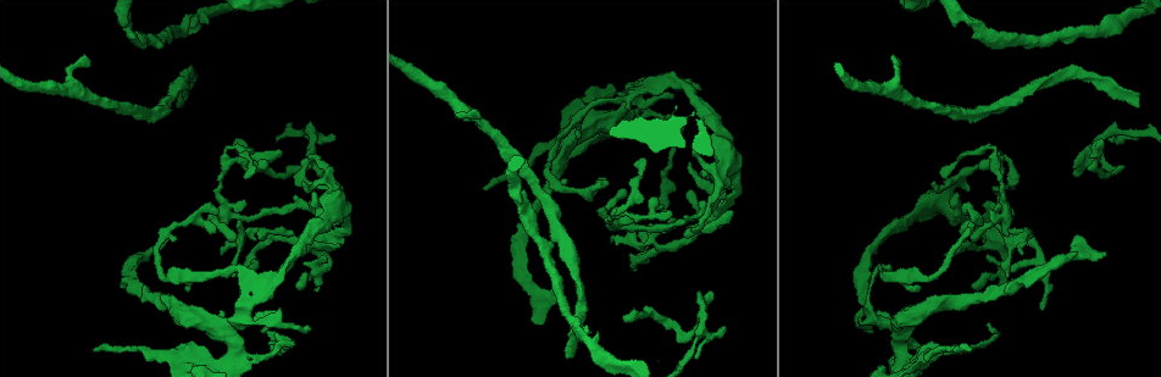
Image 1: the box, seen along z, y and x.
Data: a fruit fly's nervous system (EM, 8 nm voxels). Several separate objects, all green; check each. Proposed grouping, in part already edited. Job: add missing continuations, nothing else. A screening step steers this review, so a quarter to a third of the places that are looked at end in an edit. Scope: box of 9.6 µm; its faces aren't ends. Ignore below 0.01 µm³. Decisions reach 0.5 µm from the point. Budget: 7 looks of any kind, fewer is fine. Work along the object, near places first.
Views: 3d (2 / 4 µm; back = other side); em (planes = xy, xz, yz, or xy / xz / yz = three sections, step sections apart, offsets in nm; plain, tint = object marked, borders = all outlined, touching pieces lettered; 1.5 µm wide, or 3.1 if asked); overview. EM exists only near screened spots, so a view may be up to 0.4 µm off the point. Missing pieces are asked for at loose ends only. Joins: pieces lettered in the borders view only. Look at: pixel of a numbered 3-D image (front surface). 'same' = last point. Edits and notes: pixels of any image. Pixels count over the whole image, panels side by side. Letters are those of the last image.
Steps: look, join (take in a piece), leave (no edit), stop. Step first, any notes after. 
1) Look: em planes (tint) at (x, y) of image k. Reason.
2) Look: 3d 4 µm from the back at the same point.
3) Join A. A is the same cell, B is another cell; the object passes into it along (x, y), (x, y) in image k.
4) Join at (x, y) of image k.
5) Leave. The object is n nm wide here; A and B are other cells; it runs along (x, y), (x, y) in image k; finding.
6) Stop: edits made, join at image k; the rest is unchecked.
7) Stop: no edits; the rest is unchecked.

Look: em planes (borders) at (89, 59) of image 1. Thin end.

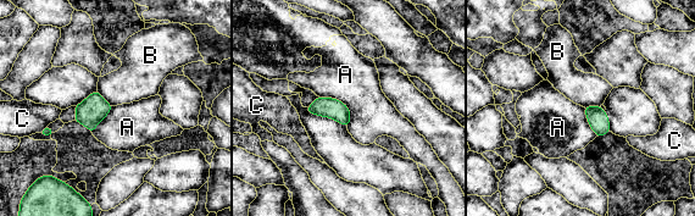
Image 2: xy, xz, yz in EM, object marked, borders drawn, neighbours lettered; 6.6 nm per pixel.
Leave. A, B and C are other cells; a border runs along (318, 95), (340, 100), (349, 125) in image 2; none of them fits.

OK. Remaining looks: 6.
Look: em xy step 8 (plain) at (1138, 104) of image 1.

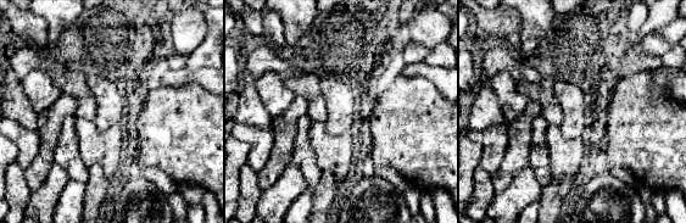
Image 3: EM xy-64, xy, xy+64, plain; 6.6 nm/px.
Look: em xy step 8 (borders) at the same point.

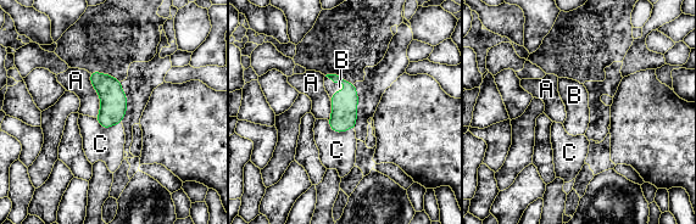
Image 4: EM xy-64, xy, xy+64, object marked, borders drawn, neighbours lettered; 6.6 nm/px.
Join B. B is the same cell, A and C are other cells; the object passes into it along (344, 104), (345, 87), (330, 88) in image 4; the neuron continues.

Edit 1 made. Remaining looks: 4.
Look: overview.

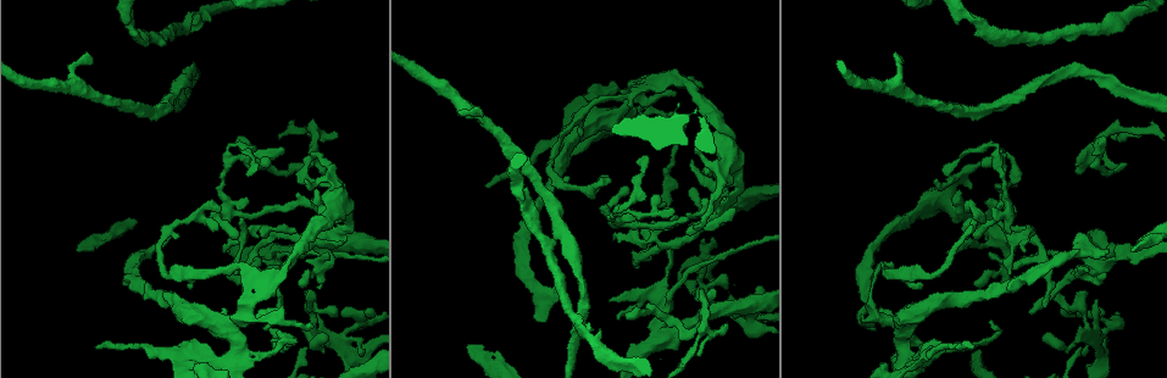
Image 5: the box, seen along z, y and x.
Look: 3d 2 µm from the back at (1138, 262) of image 5. An open end.

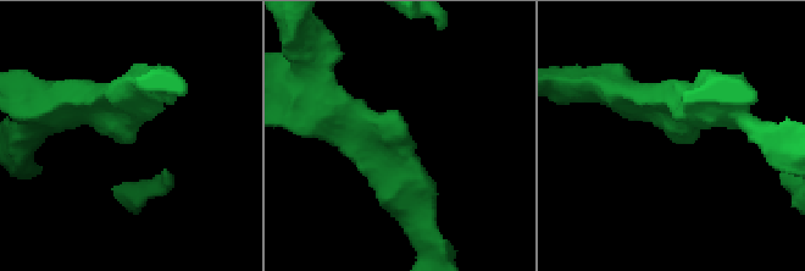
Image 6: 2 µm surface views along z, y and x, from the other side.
Look: em xz step 8 (borders) at (135, 133) of image 6. The arms are 220, 280 nm wide; now the EM.

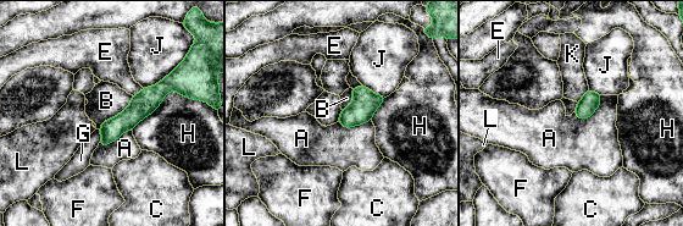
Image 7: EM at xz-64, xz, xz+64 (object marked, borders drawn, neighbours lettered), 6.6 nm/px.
Look: em planes (borders) at the same point. Another direction.

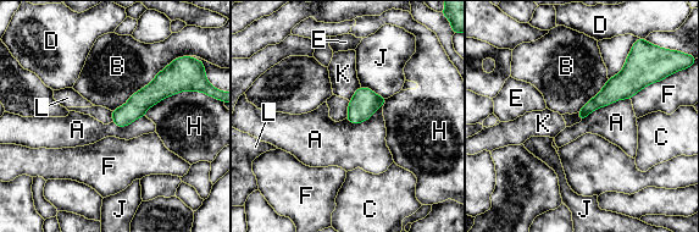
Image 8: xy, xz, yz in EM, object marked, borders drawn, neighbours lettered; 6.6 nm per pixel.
Leave. The longest contact is with B, 550 nm; A, B, C, D, E, F, H, J, K and L are other cells; a border runs along (630, 98), (597, 108), (581, 121) in image 8; no lettered piece goes on from it.

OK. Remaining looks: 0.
Stop: edits made, join at image 4; the rest is unchecked.

